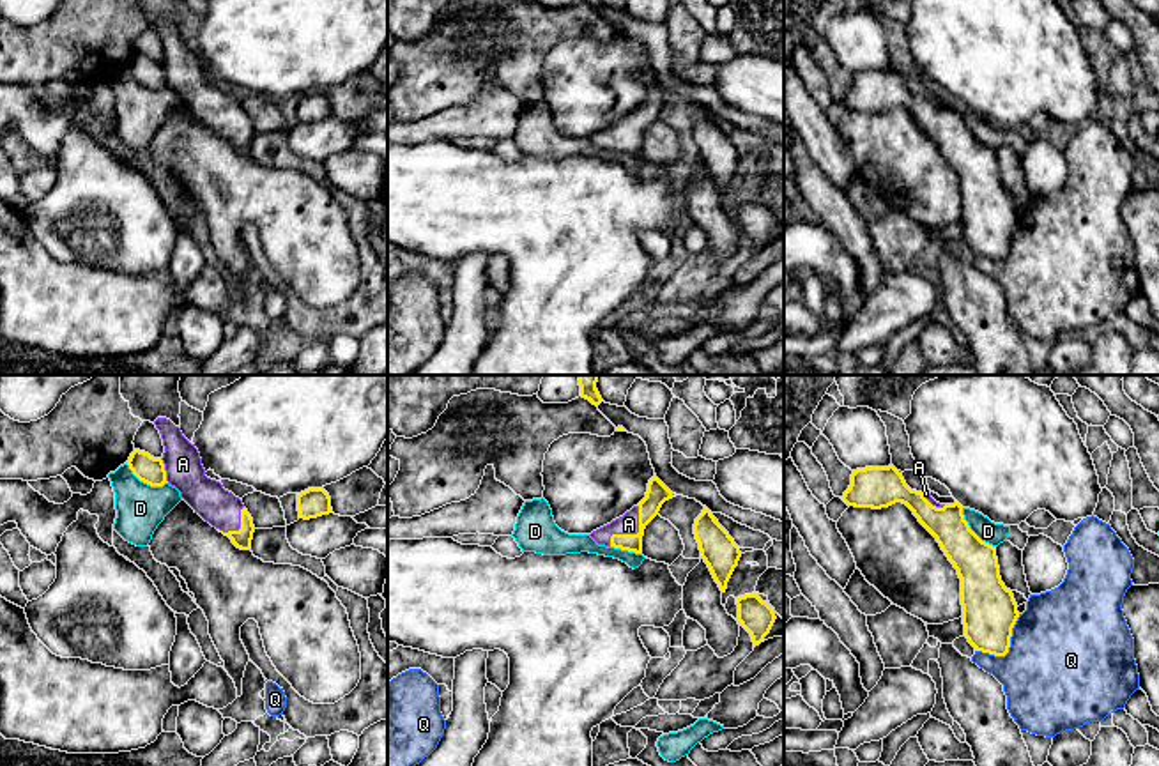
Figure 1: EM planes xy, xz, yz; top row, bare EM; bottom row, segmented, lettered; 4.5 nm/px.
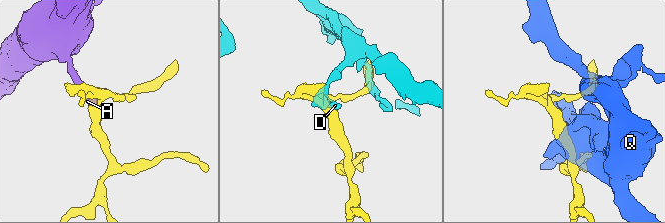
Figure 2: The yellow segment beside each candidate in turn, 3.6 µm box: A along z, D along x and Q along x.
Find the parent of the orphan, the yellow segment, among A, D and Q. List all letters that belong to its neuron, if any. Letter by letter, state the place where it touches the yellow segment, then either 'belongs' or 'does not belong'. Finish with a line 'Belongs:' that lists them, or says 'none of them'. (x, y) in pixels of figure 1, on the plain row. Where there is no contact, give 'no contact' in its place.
A: xz (632, 138) | belongs
D: yz (972, 135) | does not belong
Q: yz (1007, 253) | does not belong
Belongs: A

